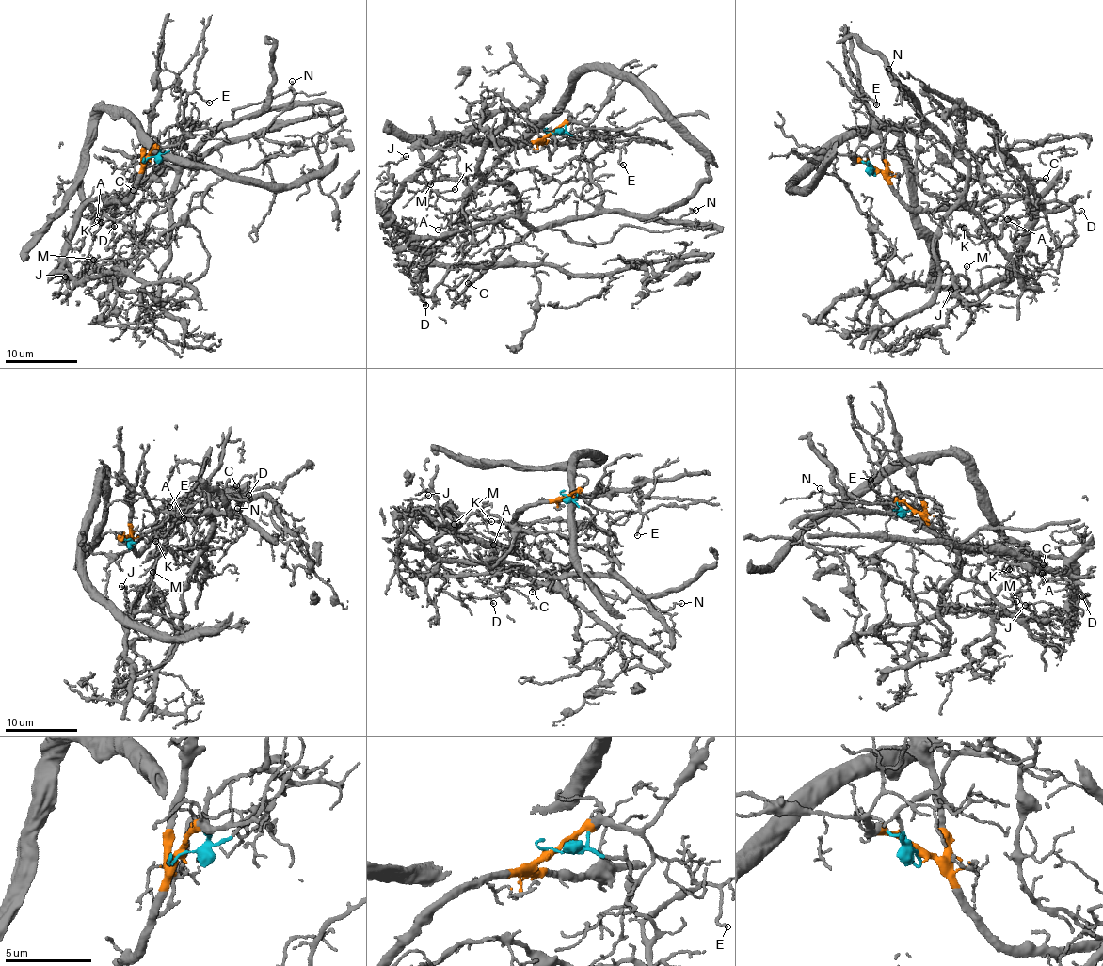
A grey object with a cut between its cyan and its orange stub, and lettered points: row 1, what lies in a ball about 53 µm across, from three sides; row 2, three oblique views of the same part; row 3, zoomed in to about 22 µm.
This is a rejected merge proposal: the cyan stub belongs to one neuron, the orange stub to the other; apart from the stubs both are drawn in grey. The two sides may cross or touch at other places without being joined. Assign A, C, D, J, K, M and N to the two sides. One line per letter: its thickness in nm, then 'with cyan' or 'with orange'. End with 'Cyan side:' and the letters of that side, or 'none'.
A: calibre 110 nm; with orange
C: calibre 140 nm; with orange
D: calibre 130 nm; with orange
J: calibre 170 nm; with orange
K: calibre 110 nm; with orange
M: calibre 130 nm; with orange
N: calibre 130 nm; with cyan
Cyan side: N

